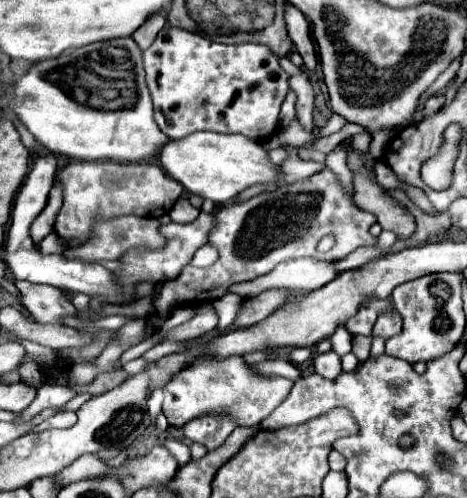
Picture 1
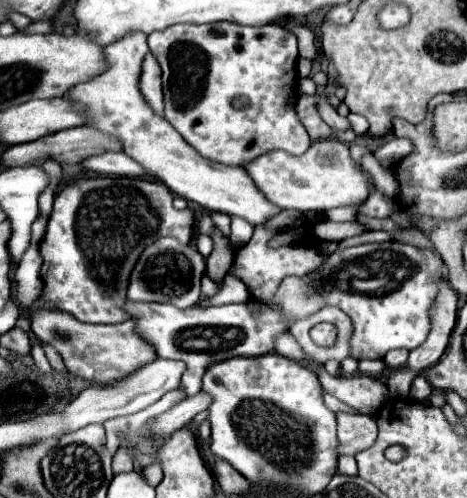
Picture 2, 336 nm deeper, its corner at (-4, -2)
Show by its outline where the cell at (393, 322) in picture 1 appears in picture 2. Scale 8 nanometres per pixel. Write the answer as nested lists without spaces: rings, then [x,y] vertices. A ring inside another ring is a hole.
[[[391,350],[383,360],[385,360],[385,364],[387,364],[387,368],[389,368],[389,370],[395,370],[395,368],[405,366],[407,356],[409,356],[409,352],[407,352],[407,350]]]

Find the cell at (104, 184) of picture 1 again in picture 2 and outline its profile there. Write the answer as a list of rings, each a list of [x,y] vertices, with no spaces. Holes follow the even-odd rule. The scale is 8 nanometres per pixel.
[[[79,178],[63,186],[55,196],[47,234],[39,244],[43,256],[41,302],[73,314],[79,322],[129,320],[123,302],[127,302],[127,282],[139,254],[163,236],[173,236],[183,246],[189,244],[189,236],[193,238],[195,212],[177,210],[171,202],[171,192],[161,188],[161,182],[141,178]]]

